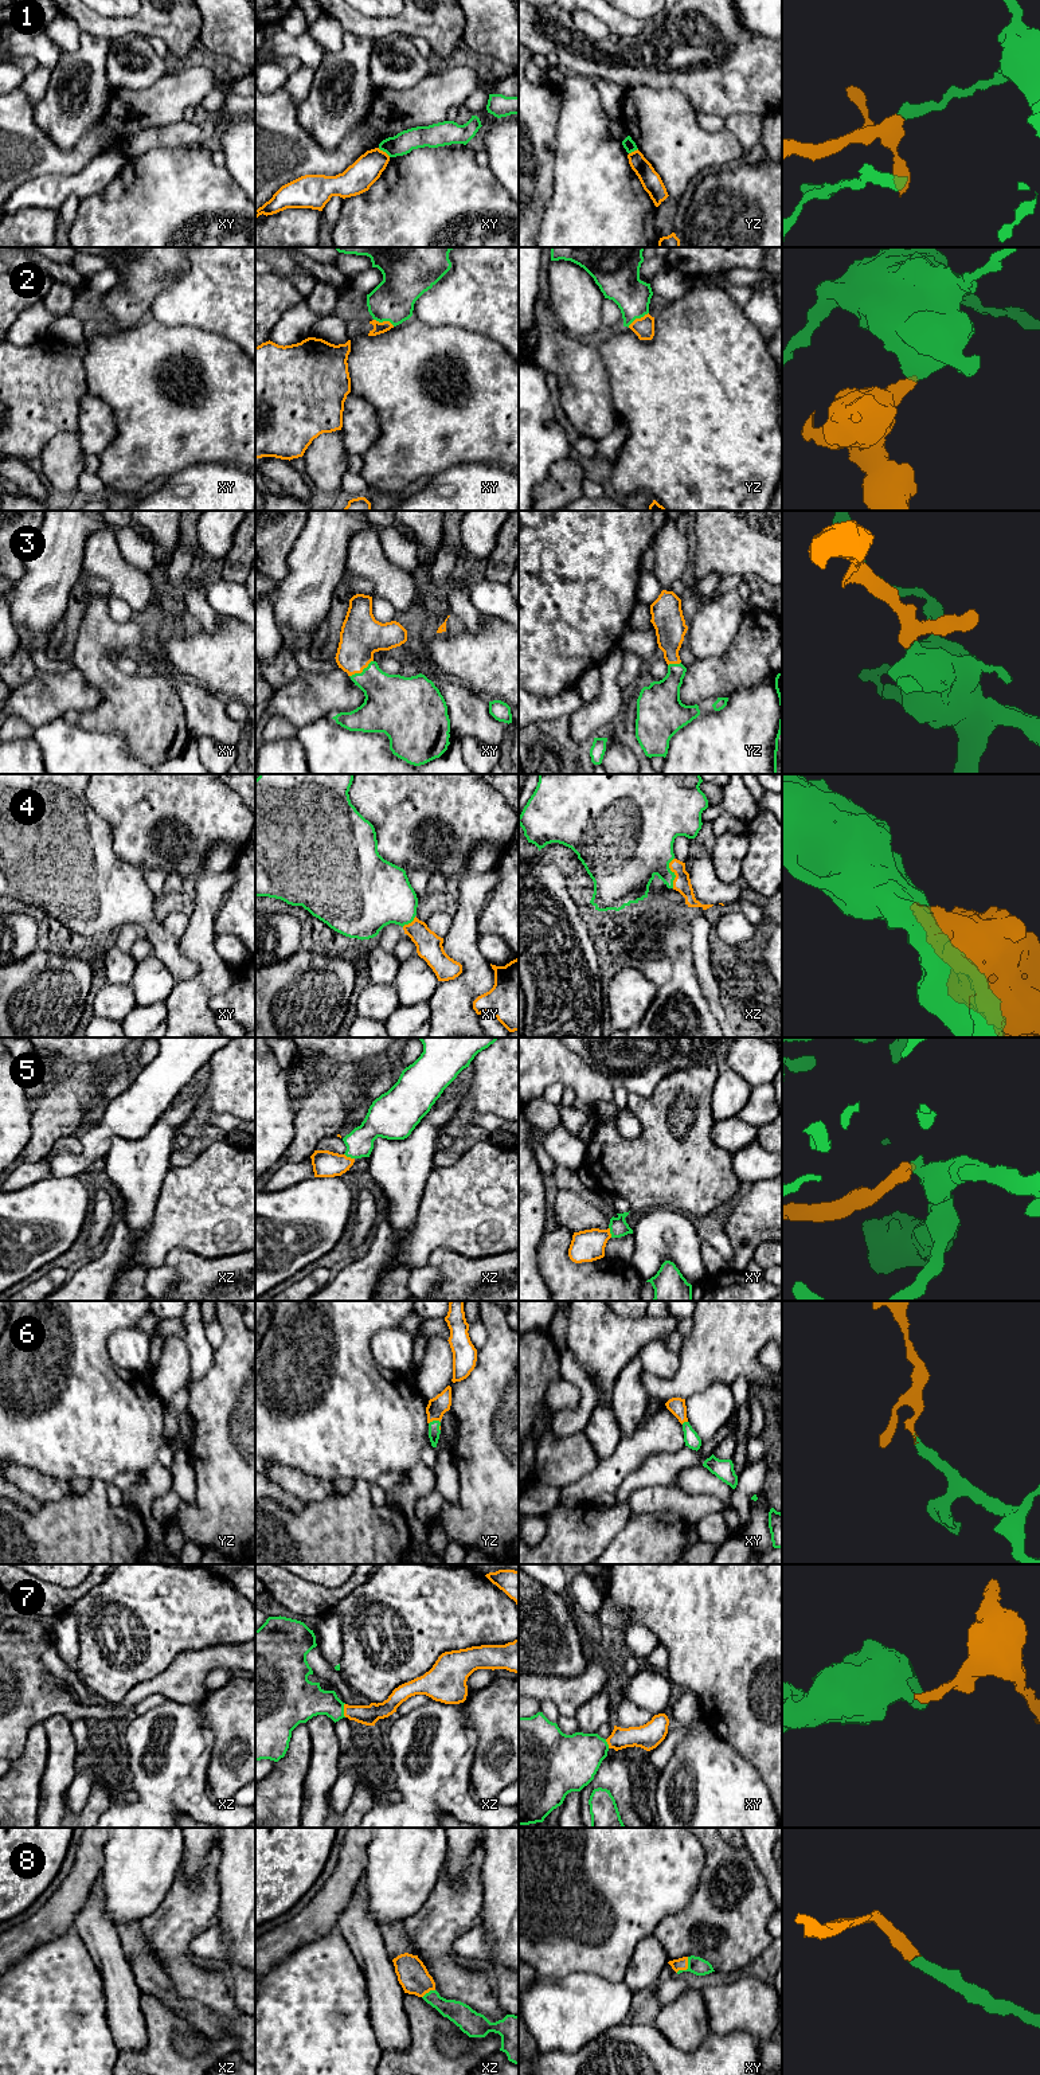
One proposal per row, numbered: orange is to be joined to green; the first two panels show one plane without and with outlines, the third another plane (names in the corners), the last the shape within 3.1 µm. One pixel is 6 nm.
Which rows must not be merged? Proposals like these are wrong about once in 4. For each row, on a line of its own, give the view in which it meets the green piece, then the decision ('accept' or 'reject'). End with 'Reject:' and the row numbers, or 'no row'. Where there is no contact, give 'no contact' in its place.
1: xy | reject
2: yz | accept
3: xy | accept
4: xz | accept
5: xz | accept
6: yz | accept
7: xz | accept
8: xy | accept
Reject: 1

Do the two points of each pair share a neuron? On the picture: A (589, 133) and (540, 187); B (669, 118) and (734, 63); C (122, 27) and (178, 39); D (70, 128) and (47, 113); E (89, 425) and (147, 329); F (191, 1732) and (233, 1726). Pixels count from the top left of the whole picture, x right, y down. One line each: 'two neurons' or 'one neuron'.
A: two neurons
B: two neurons
C: one neuron
D: one neuron
E: two neurons
F: two neurons

